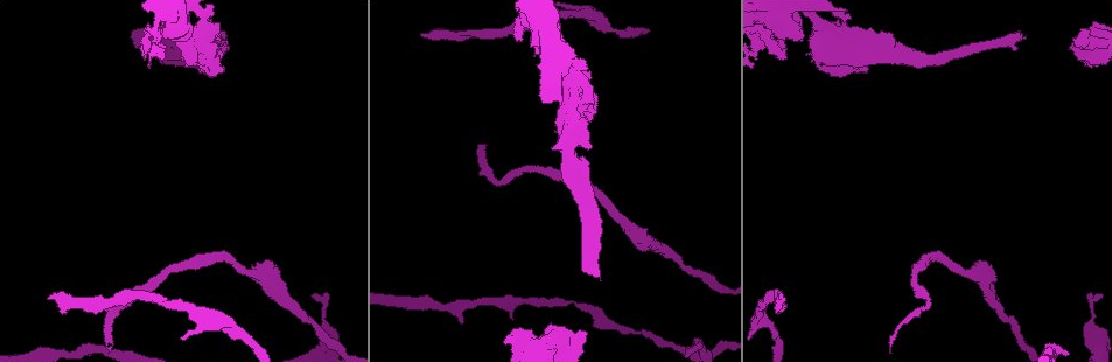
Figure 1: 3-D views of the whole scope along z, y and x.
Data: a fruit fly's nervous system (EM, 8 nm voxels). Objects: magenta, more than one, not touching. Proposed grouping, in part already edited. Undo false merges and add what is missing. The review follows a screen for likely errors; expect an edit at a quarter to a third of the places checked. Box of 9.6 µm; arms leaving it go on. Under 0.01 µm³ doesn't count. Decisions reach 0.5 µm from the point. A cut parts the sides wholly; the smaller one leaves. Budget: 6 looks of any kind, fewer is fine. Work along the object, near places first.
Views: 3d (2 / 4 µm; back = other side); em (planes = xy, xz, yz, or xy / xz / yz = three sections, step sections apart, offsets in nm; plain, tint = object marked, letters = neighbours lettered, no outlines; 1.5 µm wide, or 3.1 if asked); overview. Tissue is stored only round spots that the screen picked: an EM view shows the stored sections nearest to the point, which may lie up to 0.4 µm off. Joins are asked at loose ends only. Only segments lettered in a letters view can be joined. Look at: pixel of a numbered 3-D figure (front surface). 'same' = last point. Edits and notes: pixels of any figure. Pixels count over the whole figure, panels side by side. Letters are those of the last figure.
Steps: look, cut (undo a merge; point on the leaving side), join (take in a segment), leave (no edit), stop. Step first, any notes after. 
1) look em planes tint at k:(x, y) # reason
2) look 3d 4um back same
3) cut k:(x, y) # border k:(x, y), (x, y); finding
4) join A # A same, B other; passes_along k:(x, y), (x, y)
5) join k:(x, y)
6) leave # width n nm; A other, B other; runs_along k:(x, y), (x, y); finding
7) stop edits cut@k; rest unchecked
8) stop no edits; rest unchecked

look 3d 4um at 1:(776, 334) # thin neck

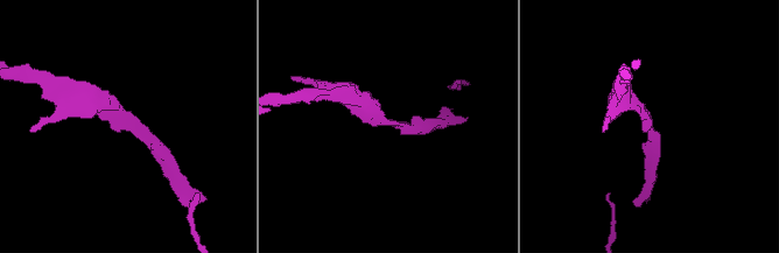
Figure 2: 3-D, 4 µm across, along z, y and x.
look em xz step 4 letters at 2:(388, 121) # arm_widths 220, 300 nm; need the tissue

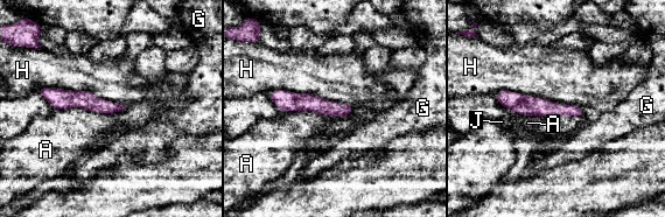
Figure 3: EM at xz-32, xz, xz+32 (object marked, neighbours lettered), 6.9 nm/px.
leave # width 110 nm; A other, G other, H other, J other; runs_along 3:(499, 95), (520, 104), (580, 112); continuous, no second cell

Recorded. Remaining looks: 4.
look 3d 4um at 1:(785, 53) # an open end

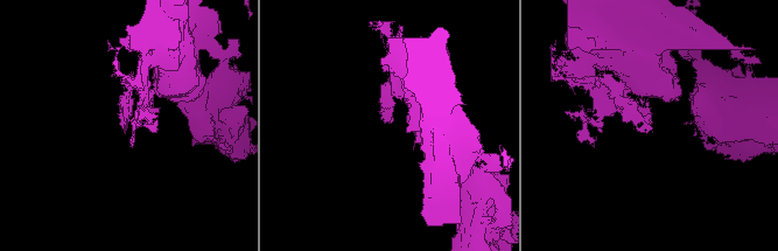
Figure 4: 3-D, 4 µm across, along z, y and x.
look em planes letters at 4:(147, 120)

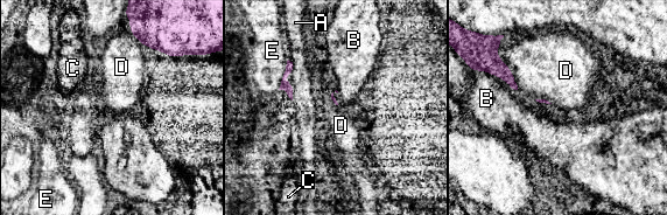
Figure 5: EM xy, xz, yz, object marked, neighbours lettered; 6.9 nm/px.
leave # longest_contact B 340 nm; A other, B other, C other, D other, E other; border 5:(500, 43), (497, 55), (518, 89); none of them fits

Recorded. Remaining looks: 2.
stop no edits; rest unchecked

